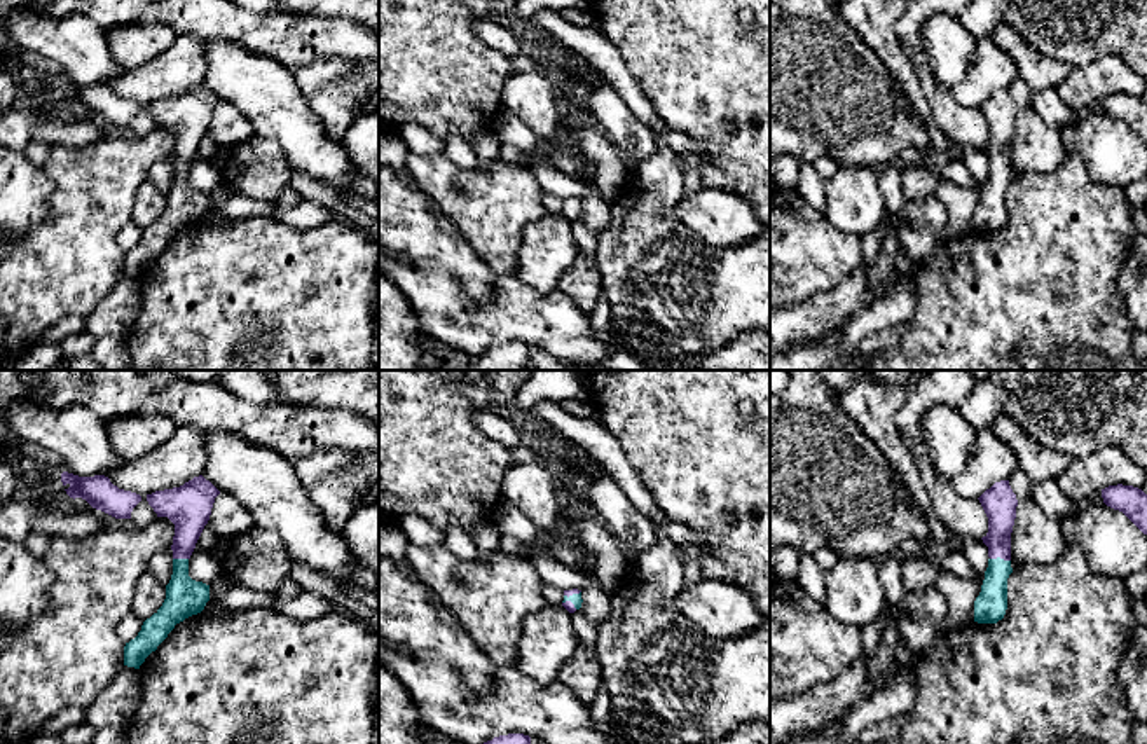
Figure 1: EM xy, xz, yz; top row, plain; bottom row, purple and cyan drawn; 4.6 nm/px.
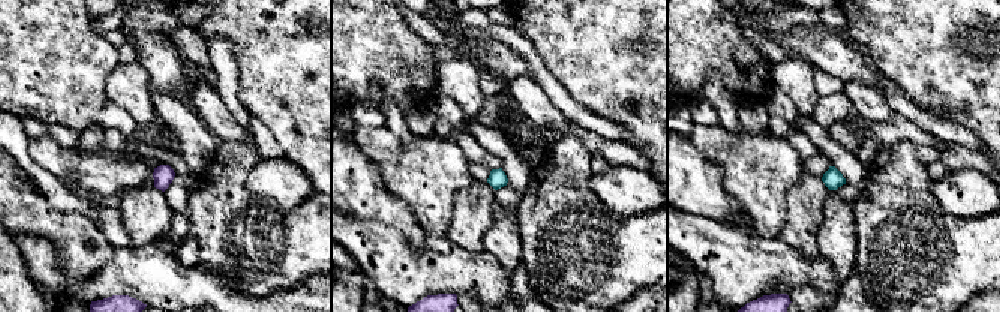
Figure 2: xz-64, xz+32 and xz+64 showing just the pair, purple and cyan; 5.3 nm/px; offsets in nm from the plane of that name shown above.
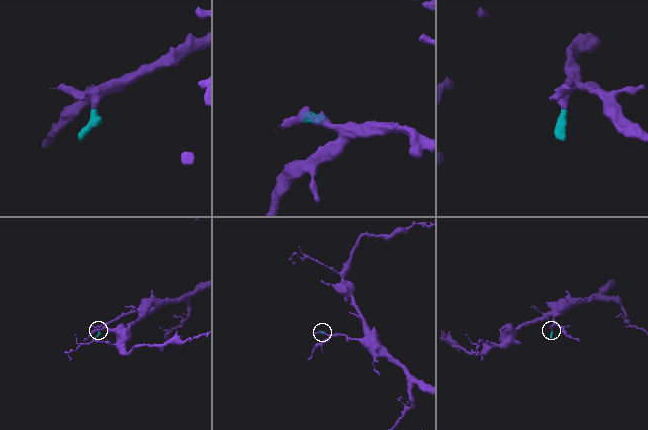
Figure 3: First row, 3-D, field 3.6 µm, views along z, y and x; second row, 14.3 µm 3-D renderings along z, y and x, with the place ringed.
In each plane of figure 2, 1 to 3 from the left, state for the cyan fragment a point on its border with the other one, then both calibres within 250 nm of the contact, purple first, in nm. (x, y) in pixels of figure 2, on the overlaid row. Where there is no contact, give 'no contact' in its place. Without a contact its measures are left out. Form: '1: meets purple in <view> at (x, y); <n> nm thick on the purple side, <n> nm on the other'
1: no contact
2: no contact
3: no contact

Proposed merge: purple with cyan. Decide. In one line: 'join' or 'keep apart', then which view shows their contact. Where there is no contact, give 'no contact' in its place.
join; contact in yz

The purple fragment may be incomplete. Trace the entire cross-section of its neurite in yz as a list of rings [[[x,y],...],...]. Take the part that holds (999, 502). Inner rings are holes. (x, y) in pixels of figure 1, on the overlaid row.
[[[1009,480],[995,482],[979,498],[988,517],[988,533],[981,538],[988,547],[988,568],[981,592],[974,601],[974,622],[997,623],[1007,610],[1007,578],[1011,568],[1011,533],[1018,499]]]

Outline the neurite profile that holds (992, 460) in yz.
[[[990,428],[978,433],[972,454],[962,472],[946,484],[962,498],[978,499],[995,482],[1007,480],[1018,468],[1013,449]]]

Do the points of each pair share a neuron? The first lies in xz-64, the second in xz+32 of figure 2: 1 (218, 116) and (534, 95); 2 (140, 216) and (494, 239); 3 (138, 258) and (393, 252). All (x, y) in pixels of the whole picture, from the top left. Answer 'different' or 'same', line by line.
1: same
2: different
3: same

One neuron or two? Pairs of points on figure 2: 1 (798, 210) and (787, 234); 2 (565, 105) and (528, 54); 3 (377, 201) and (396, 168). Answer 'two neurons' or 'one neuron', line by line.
1: one neuron
2: one neuron
3: two neurons

